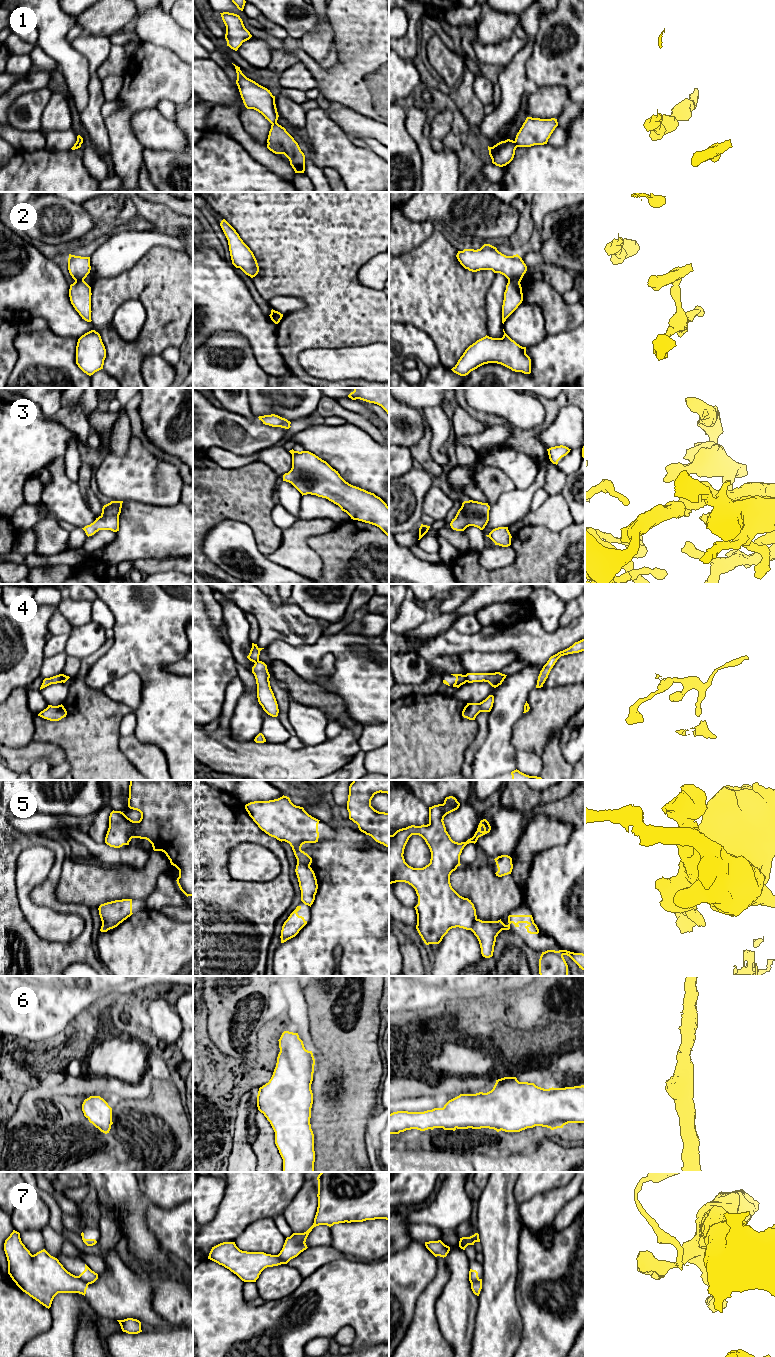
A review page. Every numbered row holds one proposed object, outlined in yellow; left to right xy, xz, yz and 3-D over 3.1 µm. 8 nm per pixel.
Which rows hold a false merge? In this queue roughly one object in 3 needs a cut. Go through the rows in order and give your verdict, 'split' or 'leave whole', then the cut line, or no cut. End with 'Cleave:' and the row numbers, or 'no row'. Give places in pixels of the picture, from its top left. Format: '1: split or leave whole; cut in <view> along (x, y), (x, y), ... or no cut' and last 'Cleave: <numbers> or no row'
1: split; cut in yz along (514, 141), (517, 146)
2: split; cut in yz along (508, 279), (519, 283)
3: leave whole; no cut
4: split; cut in yz along (465, 675), (467, 681)
5: split; cut in xz along (297, 861), (309, 866)
6: leave whole; no cut
7: split; cut in xy along (77, 1276), (88, 1284)
Cleave: 1, 2, 4, 5, 7

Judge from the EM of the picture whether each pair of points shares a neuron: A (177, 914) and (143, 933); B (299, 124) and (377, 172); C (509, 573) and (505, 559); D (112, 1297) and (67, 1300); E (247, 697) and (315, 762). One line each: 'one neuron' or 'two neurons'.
A: two neurons
B: two neurons
C: two neurons
D: two neurons
E: two neurons

